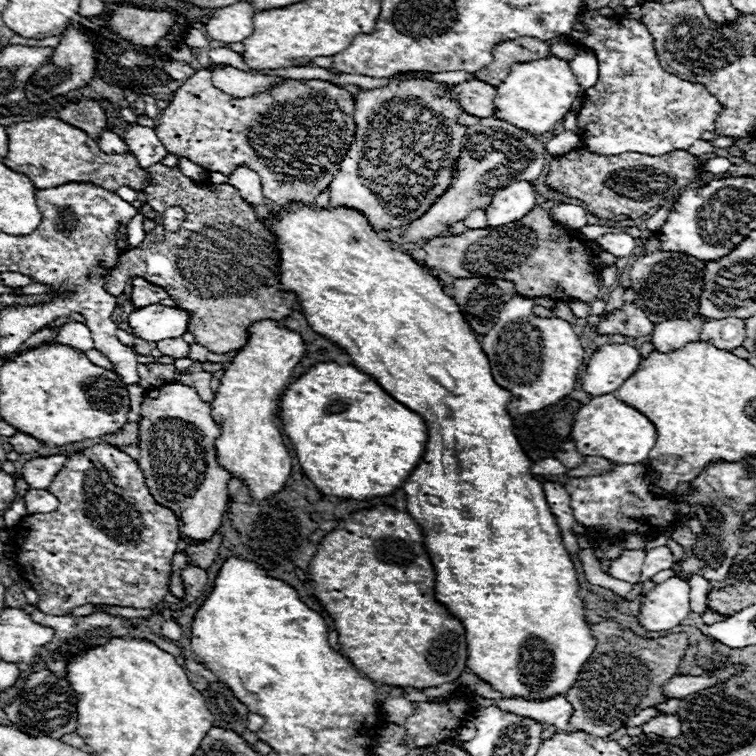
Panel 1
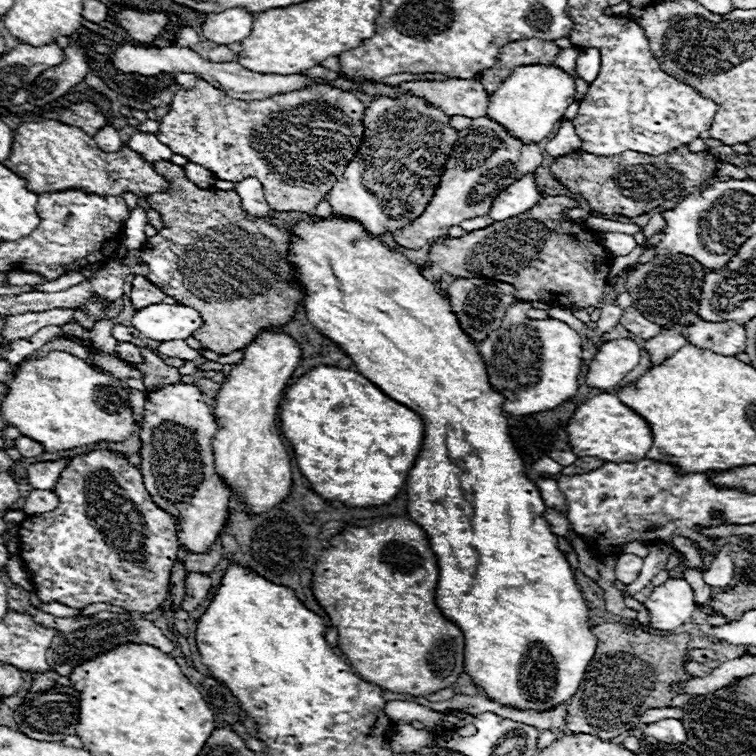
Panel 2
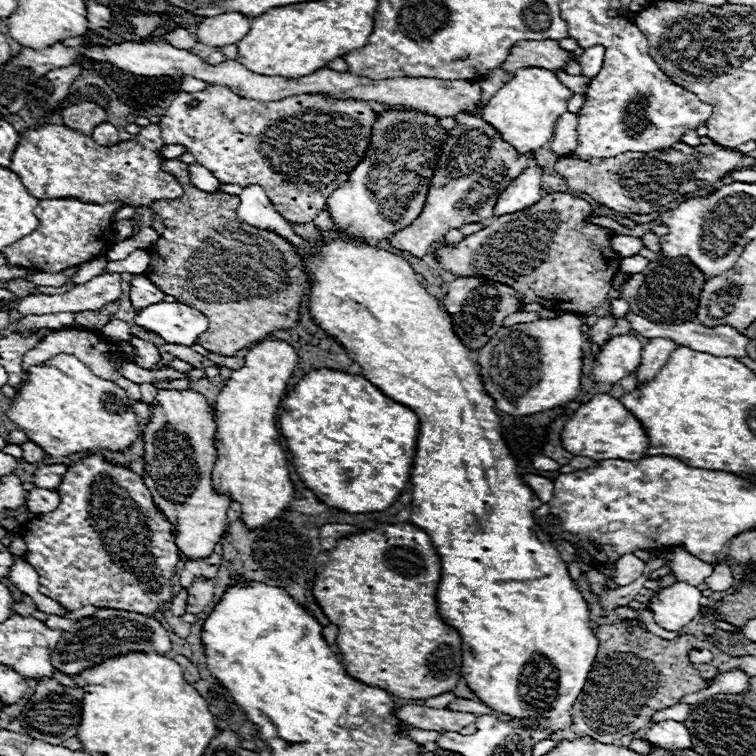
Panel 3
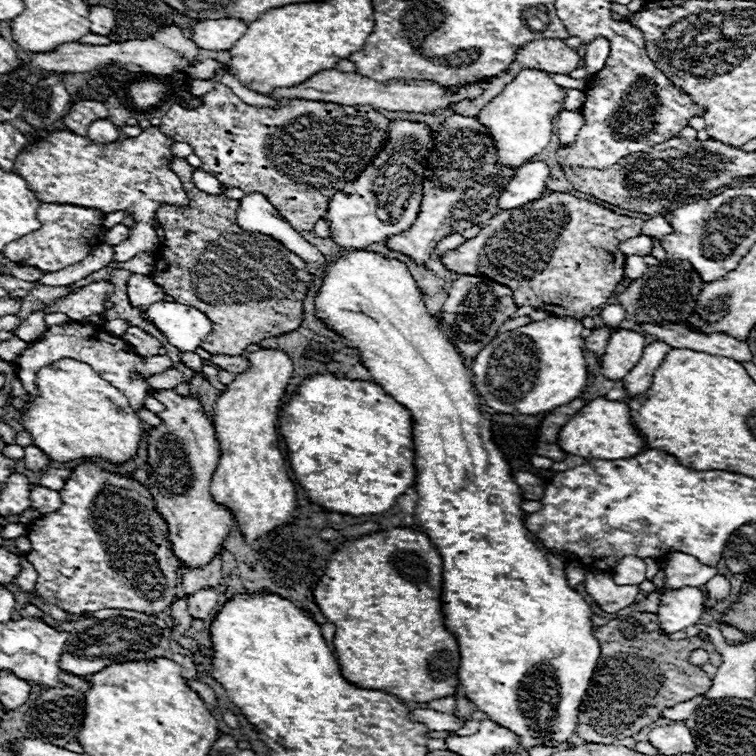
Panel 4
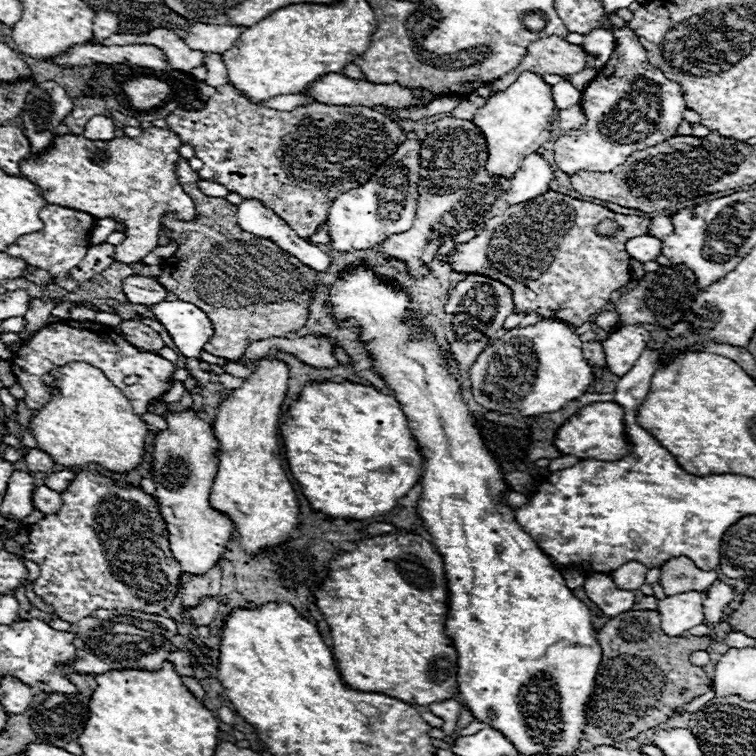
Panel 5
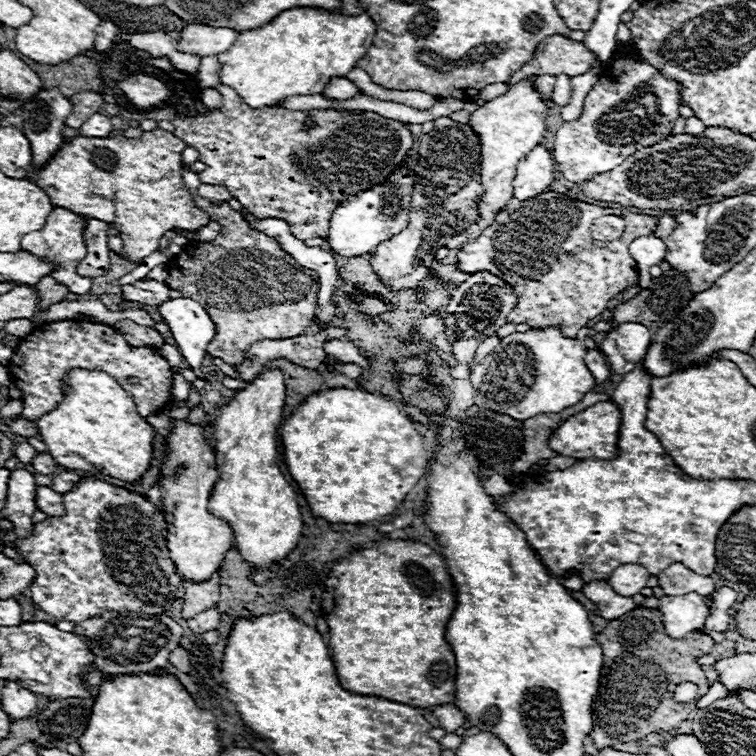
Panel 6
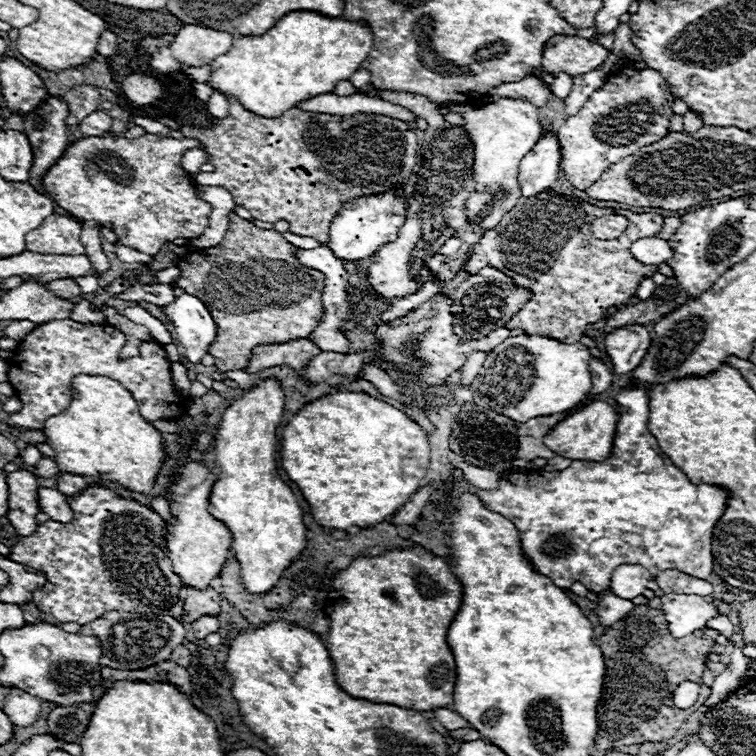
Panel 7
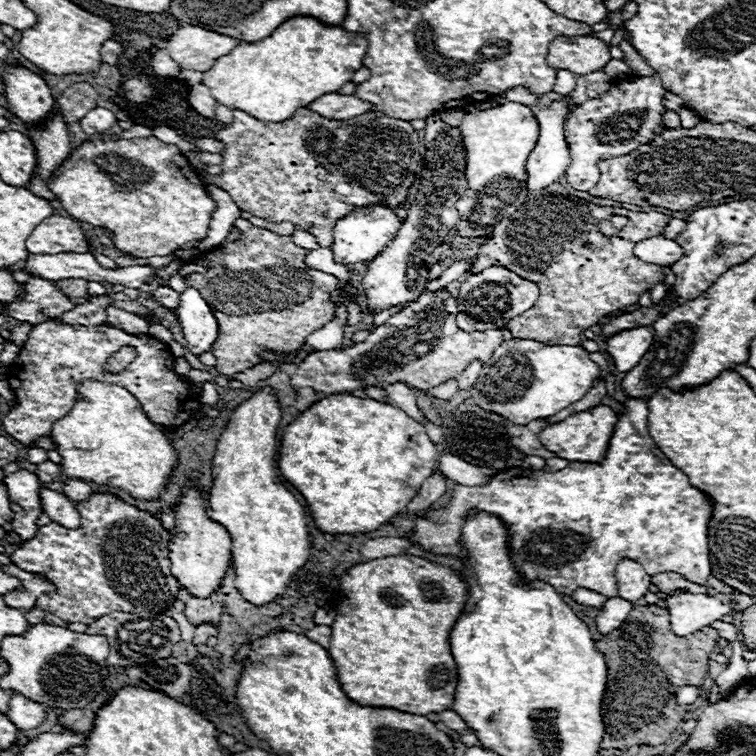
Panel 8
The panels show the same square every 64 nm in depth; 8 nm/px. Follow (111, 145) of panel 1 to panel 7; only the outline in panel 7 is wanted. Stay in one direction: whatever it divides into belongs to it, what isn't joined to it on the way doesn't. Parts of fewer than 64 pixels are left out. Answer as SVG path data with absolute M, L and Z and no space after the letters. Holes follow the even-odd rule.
M100 110L92 112L80 122L80 130L84 132L84 136L106 136L110 128L112 128L112 118Z

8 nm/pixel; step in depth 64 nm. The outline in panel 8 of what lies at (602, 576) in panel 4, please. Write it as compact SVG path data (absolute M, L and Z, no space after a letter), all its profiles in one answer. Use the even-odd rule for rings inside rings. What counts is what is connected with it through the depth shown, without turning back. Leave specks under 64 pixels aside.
M608 598L596 614L596 626L602 634L610 634L612 630L616 630L616 626L620 626L624 622L624 618L630 614L632 604L624 602L622 598Z

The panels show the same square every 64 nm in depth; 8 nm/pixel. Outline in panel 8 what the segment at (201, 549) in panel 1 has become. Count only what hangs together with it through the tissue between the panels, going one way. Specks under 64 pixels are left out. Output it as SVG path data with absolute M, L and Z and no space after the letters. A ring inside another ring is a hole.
M210 594L208 598L196 598L190 596L186 606L184 606L184 616L190 620L190 624L200 624L200 622L212 622L218 624L222 616L222 604L218 602L218 594Z

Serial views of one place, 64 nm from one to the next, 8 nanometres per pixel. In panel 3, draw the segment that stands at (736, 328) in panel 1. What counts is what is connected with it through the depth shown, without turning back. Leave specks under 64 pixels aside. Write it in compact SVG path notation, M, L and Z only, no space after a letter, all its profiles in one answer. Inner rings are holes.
M628 310L626 320L630 322L630 328L636 330L644 338L672 338L680 346L688 346L688 348L694 348L698 352L710 352L710 354L716 354L716 356L734 356L734 358L746 356L748 338L742 332L738 332L734 326L728 326L728 324L724 324L724 326L712 326L712 328L704 326L700 322L688 322L688 324L680 324L680 326L664 326L664 324L648 322L646 318L634 314L632 310Z

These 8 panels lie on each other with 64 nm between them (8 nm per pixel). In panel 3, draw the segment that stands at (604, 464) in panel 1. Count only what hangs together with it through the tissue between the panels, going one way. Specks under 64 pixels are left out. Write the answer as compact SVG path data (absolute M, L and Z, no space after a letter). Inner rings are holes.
M572 458L572 460L570 460L570 464L560 466L560 470L558 470L558 472L574 472L574 470L590 468L590 466L594 466L594 464L596 464L596 462L594 462L594 460L590 460L590 458Z

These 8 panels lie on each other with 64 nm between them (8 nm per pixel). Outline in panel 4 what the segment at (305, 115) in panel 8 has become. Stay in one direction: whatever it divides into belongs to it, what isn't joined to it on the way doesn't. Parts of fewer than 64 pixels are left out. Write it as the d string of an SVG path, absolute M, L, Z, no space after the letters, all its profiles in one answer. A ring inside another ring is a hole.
M216 84L202 96L202 106L196 110L174 104L158 128L174 142L190 144L202 168L214 174L222 186L234 186L246 194L262 190L282 218L302 232L314 228L316 220L326 214L332 194L352 182L384 146L386 124L388 118L372 106L340 106L298 98L282 108L250 106L228 86Z

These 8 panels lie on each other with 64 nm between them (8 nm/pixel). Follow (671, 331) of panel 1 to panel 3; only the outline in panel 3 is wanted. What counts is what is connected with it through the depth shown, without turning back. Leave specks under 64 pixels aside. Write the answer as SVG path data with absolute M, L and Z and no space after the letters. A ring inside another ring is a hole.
M652 338L644 348L642 348L642 364L638 366L638 380L646 382L652 378L666 362L666 358L678 348L674 340L668 338Z

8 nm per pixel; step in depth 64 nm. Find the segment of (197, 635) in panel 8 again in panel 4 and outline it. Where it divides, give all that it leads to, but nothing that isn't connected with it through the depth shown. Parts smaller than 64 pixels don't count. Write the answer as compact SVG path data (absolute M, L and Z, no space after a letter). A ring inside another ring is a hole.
M202 588L202 590L196 590L194 594L190 594L190 600L188 600L188 612L190 616L194 618L200 618L200 620L208 620L212 610L216 608L216 602L218 602L218 594L214 588Z

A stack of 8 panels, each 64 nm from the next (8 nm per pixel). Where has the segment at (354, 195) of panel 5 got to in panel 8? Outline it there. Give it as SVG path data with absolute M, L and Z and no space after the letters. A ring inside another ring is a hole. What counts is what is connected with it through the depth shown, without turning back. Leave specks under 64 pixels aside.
M368 204L364 208L356 208L350 214L346 214L344 218L340 218L334 224L334 242L332 242L332 252L336 262L348 266L348 264L356 264L356 262L364 262L364 260L372 260L376 258L376 254L380 254L380 250L392 240L396 238L398 230L400 230L400 220L398 220L398 212L394 208L388 208L384 204Z

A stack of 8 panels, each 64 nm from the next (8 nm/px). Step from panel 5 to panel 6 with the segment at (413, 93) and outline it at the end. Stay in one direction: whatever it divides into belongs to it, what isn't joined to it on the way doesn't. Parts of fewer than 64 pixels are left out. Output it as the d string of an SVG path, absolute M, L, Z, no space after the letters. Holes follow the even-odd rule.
M330 78L330 82L326 84L326 88L320 94L330 100L350 100L356 94L364 94L364 92L348 78Z

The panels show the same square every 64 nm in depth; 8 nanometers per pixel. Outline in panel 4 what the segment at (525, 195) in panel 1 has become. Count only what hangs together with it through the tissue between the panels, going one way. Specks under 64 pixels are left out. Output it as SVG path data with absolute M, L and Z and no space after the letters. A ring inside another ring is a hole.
M526 162L524 166L520 166L498 200L500 210L520 208L528 202L542 198L546 192L548 176L550 176L550 170L544 162Z

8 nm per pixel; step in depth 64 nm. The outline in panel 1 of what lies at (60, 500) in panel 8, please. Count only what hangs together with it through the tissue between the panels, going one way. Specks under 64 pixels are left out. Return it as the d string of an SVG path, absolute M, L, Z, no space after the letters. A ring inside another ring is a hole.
M32 488L24 496L24 504L26 504L28 514L46 514L58 508L56 496L52 496L46 490L32 490Z

